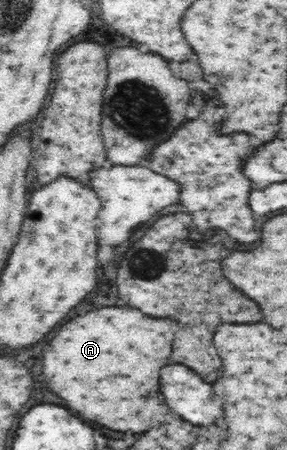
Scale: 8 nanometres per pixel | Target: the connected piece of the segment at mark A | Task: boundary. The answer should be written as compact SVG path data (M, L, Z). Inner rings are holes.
M104 306L86 316L78 316L64 324L58 334L44 348L44 378L60 398L66 400L68 410L78 412L82 418L94 420L110 430L132 430L146 432L150 430L150 416L146 410L144 396L160 388L158 372L168 364L170 342L174 336L174 322L168 318L150 318L136 308L118 308Z

